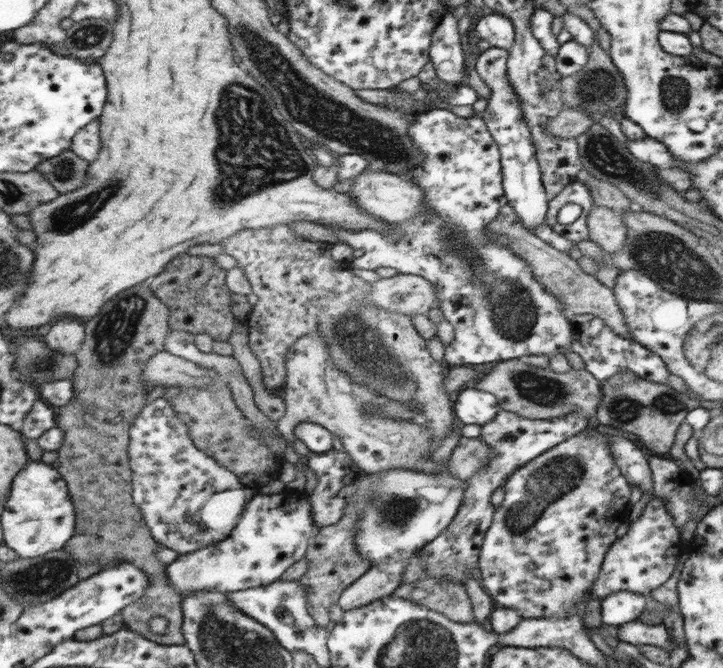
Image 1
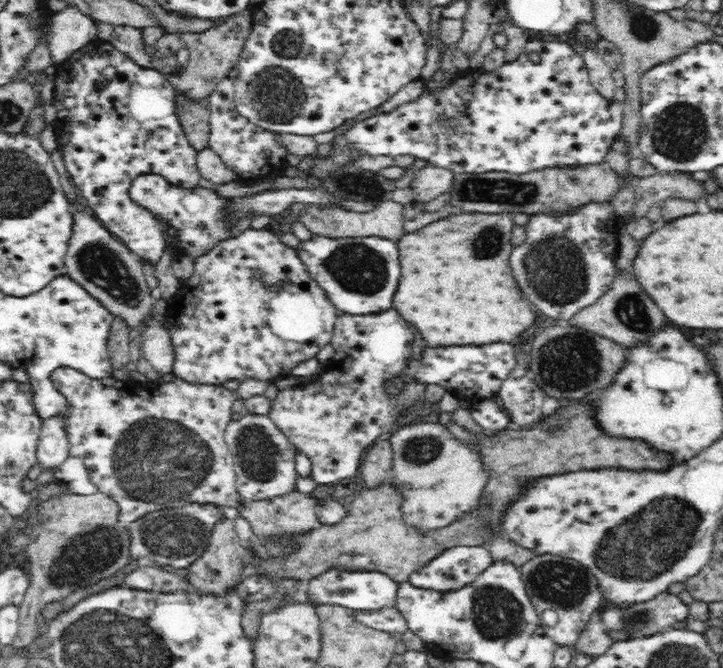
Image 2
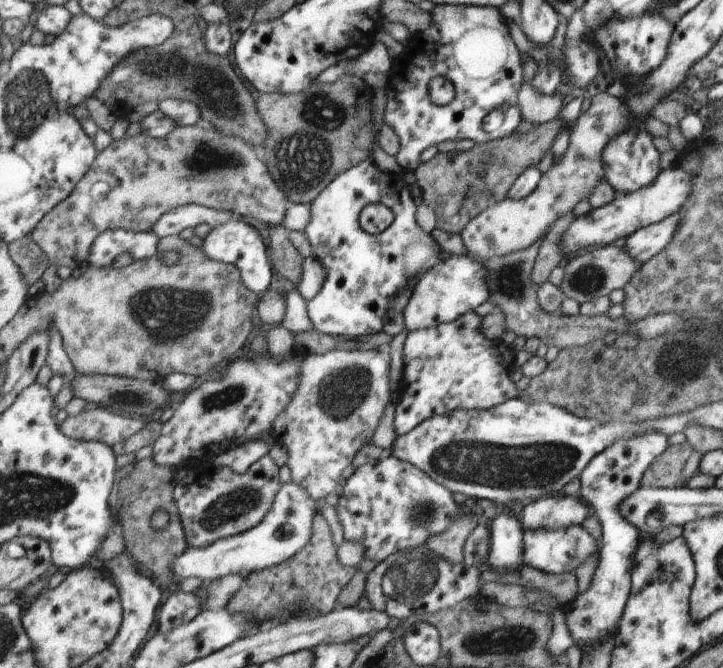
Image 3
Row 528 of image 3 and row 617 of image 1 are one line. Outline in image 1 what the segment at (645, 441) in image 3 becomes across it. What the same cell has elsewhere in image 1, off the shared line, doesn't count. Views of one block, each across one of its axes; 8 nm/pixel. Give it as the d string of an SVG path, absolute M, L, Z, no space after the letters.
M616 592L600 602L602 622L619 627L623 623L636 622L647 607L647 600L644 595L636 592Z

